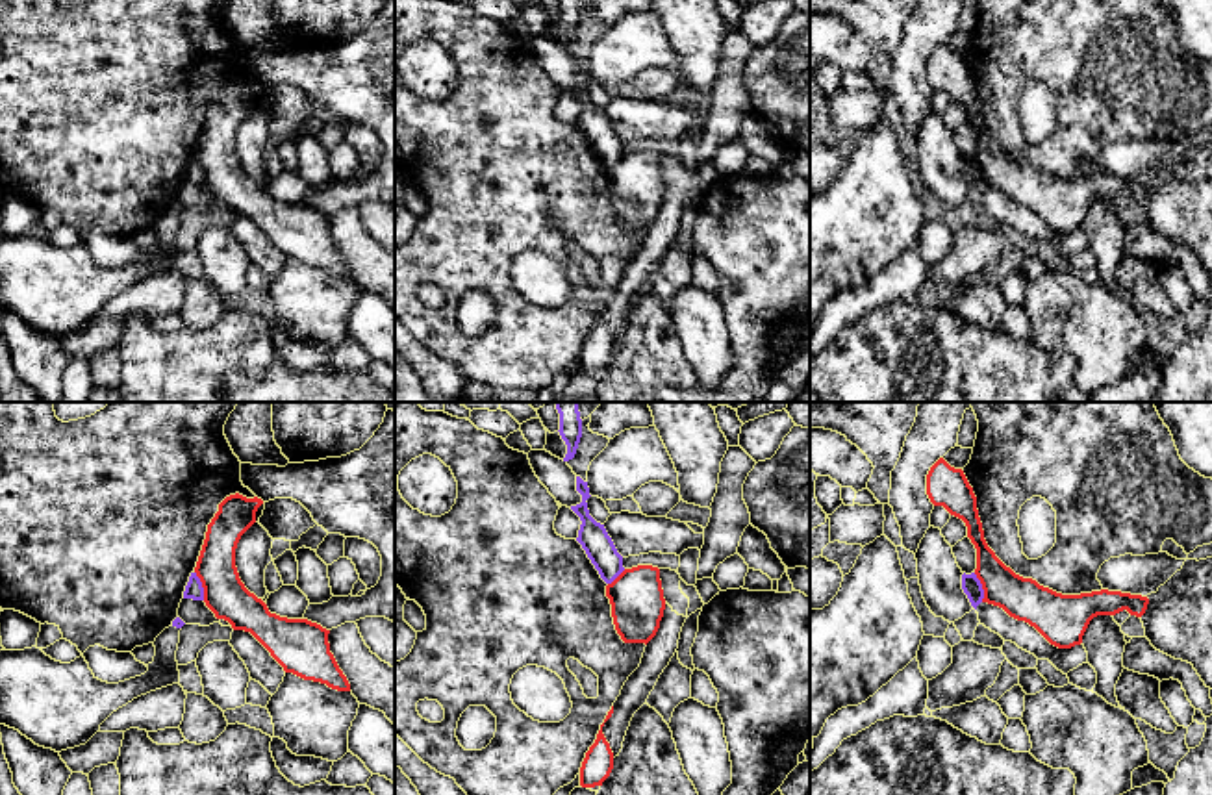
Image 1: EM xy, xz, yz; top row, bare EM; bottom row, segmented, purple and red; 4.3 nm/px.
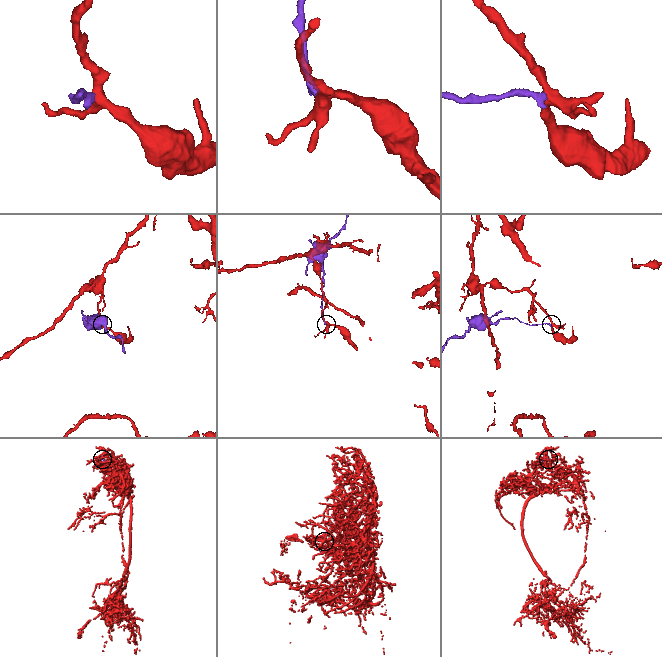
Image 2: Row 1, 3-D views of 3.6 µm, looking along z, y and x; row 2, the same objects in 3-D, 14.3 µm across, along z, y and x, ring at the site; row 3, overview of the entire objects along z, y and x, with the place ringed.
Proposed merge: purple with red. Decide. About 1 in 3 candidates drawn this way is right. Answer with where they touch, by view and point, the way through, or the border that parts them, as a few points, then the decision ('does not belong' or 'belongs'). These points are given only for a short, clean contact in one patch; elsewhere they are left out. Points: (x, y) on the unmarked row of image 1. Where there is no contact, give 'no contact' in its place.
contact yz (981, 173); border yz (973, 158), (981, 169), (983, 186); does not belong

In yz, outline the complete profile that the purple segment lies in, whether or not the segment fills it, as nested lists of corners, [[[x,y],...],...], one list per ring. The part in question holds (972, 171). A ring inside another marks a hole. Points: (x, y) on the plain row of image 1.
[[[975,158],[971,159],[962,159],[962,174],[967,180],[971,191],[977,195],[977,191],[982,187],[984,183],[984,174],[980,165],[977,163]]]

